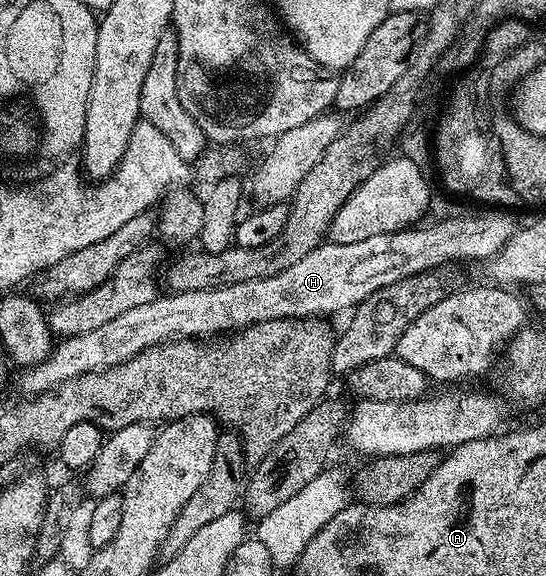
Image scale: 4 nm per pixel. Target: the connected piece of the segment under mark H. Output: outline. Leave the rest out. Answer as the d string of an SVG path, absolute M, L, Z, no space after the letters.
M490 211L483 215L467 215L465 217L449 217L429 227L405 228L400 231L374 235L348 245L335 244L330 241L321 243L306 257L295 265L277 273L274 277L263 277L258 280L239 281L236 285L216 287L213 290L192 290L188 293L165 293L158 295L155 301L149 301L129 312L122 313L112 321L99 325L90 333L71 335L62 338L43 362L24 368L20 374L19 387L32 397L51 391L67 380L89 372L106 371L115 365L126 363L147 348L158 347L166 342L178 339L202 338L221 331L234 332L238 329L252 327L255 323L266 323L267 320L329 317L331 313L348 312L356 308L365 299L377 294L381 288L394 284L395 281L409 278L425 272L436 270L437 266L459 259L481 259L488 261L501 251L503 245L515 234L517 225L508 219L506 212Z

